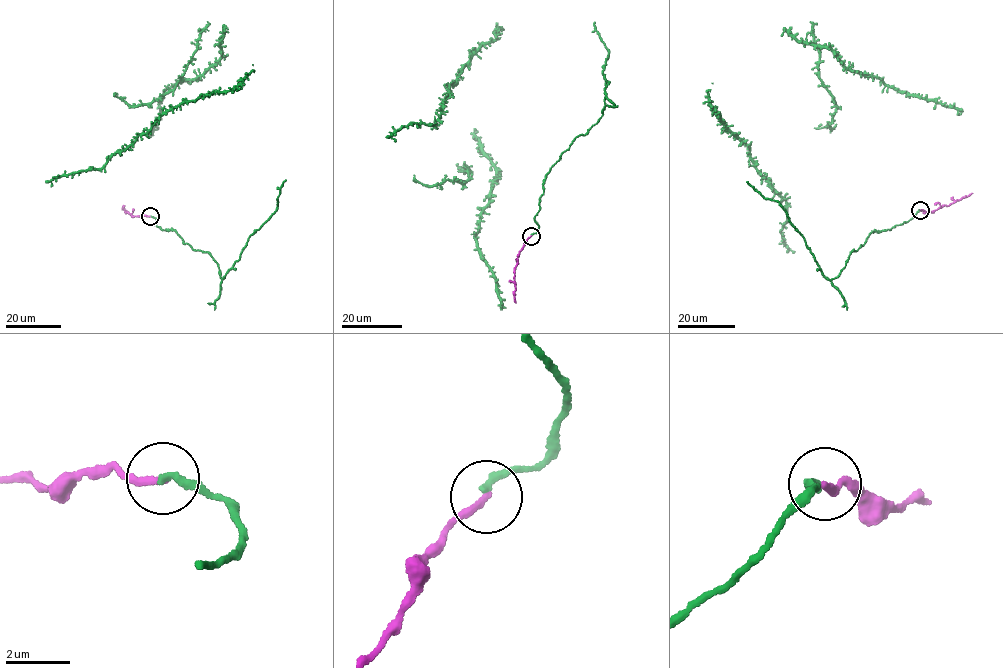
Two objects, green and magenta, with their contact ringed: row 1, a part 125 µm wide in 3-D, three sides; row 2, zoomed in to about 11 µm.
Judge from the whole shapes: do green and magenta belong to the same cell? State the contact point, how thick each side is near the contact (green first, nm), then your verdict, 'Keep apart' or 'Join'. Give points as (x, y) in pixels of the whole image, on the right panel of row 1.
Place: (920, 210). Thickness 240 nm (green) against 240 nm. Join

